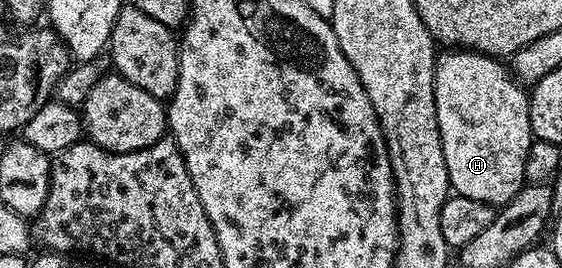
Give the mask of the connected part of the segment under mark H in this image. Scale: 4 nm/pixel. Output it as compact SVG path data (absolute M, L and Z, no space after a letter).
M452 47L437 56L434 99L442 151L446 155L449 186L461 197L478 199L493 207L507 205L526 184L526 151L530 151L534 140L528 110L529 94L525 86L514 79L503 60L490 57L486 53L475 53L472 49Z

